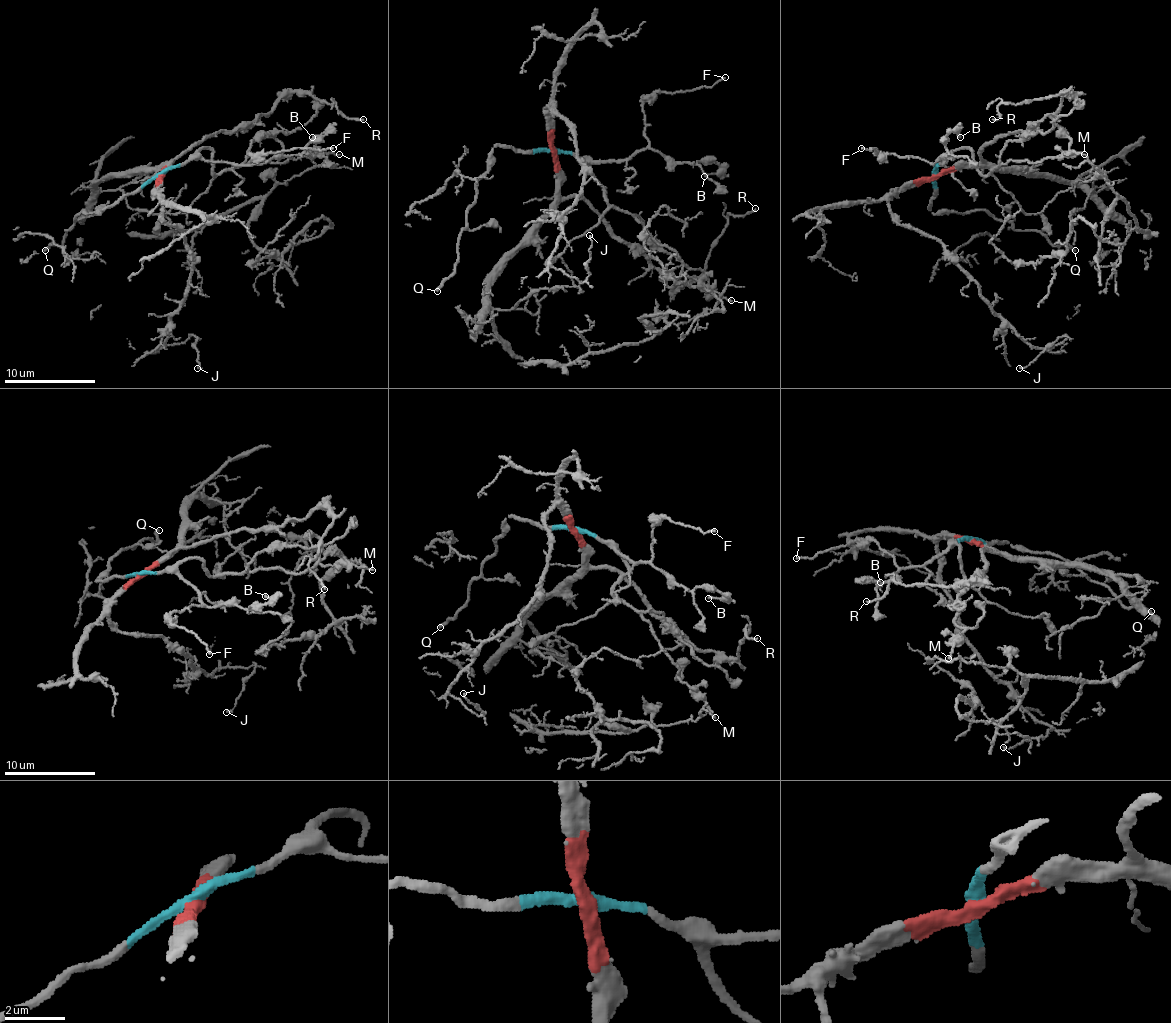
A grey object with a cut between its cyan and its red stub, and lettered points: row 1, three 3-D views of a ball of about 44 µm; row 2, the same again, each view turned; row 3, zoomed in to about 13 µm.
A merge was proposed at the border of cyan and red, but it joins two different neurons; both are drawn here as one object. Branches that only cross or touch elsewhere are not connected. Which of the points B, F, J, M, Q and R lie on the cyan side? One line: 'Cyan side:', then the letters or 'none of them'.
Cyan side: B, F, M, Q

